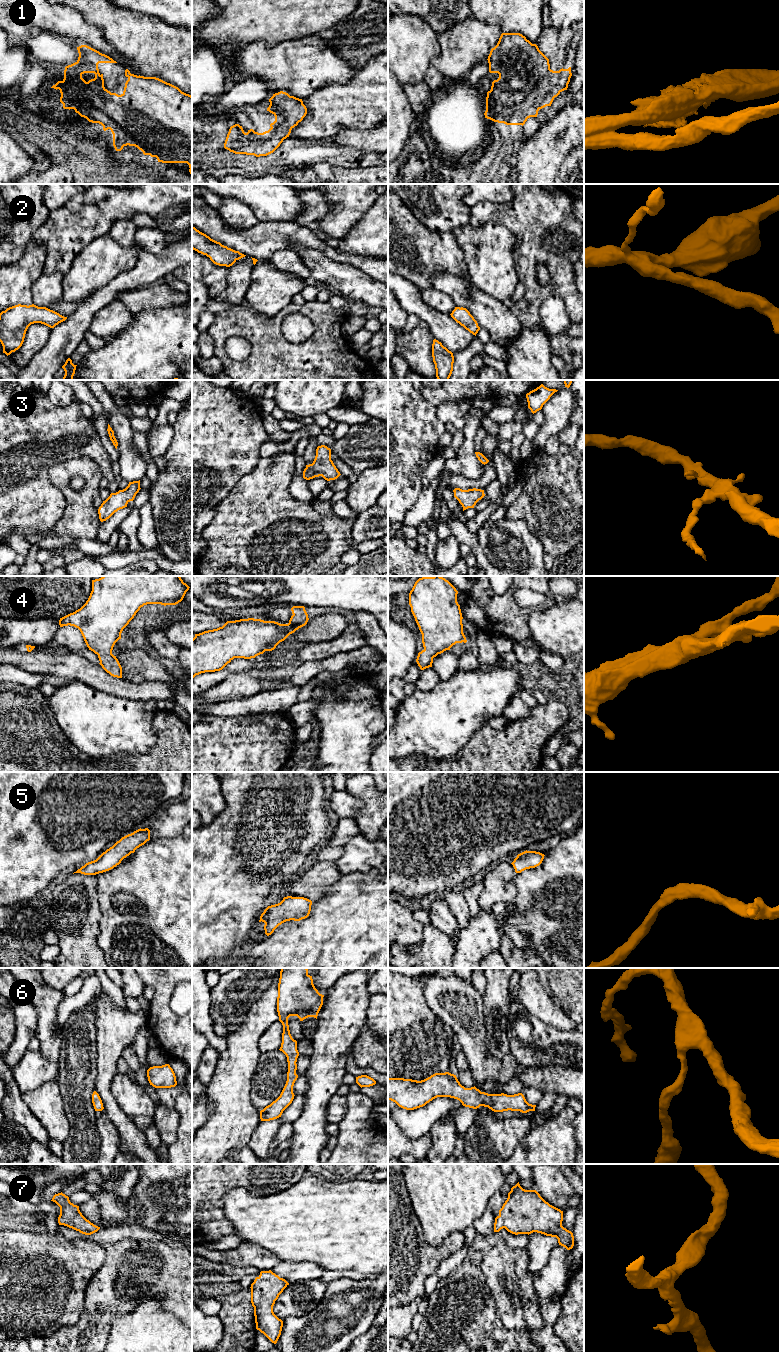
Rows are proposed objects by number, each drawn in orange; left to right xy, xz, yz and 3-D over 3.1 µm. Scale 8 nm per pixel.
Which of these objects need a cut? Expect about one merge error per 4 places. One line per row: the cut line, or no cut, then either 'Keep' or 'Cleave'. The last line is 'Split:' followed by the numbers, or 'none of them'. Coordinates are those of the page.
1: No split. Keep
2: No split. Keep
3: No split. Keep
4: No split. Keep
5: No split. Keep
6: No split. Keep
7: No split. Keep
Split: none of them

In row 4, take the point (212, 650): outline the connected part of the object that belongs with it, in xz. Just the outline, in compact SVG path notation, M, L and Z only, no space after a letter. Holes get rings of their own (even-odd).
M293 606L288 624L261 619L240 619L227 621L222 627L195 634L192 639L192 679L201 673L222 670L234 658L251 659L272 651L290 634L305 626L309 620L304 606Z

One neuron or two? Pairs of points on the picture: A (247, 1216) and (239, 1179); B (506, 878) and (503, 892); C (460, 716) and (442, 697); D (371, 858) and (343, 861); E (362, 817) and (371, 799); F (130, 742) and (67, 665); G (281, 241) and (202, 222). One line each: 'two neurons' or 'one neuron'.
A: two neurons
B: one neuron
C: one neuron
D: one neuron
E: one neuron
F: two neurons
G: one neuron

